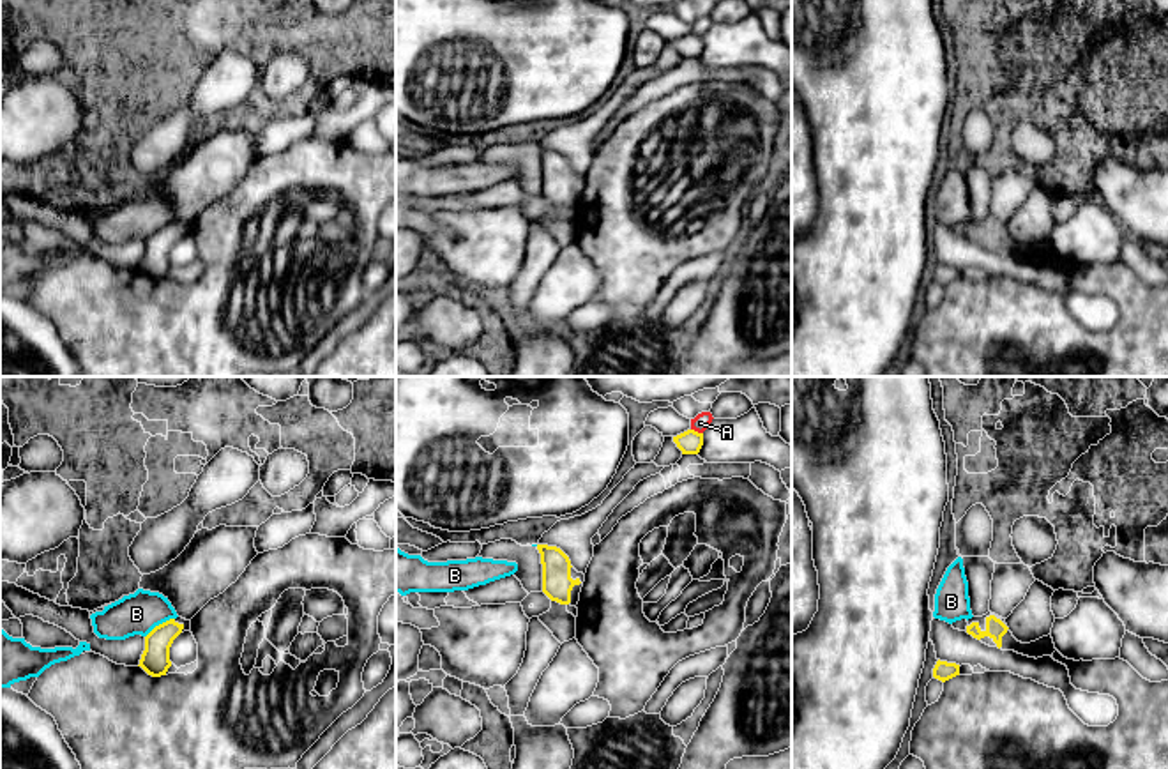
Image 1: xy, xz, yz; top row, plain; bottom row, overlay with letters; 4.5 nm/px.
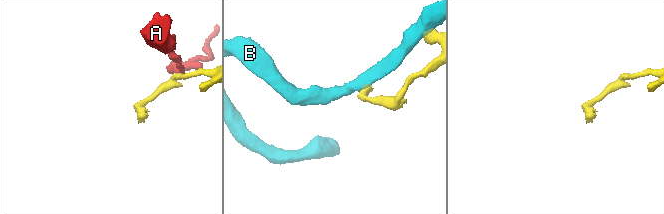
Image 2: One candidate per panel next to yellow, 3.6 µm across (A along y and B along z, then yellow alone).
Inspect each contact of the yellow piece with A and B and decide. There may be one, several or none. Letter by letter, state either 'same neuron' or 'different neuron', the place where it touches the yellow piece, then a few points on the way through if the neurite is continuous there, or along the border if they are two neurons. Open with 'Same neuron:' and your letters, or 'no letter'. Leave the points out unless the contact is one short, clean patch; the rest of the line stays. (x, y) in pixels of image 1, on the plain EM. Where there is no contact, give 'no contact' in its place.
Same neuron: no letter
A: different neuron | xz (697, 36) | along xz (691, 32), (702, 38)
B: different neuron | xy (159, 228) | along xy (174, 221), (159, 227), (145, 241)

